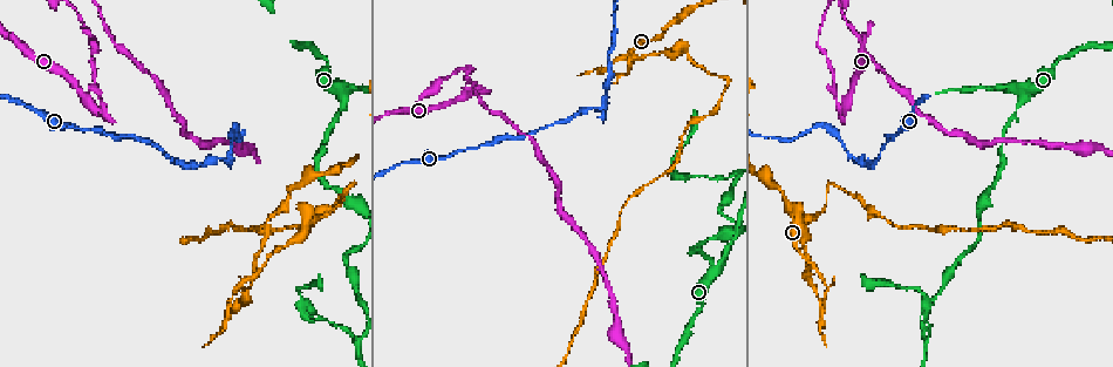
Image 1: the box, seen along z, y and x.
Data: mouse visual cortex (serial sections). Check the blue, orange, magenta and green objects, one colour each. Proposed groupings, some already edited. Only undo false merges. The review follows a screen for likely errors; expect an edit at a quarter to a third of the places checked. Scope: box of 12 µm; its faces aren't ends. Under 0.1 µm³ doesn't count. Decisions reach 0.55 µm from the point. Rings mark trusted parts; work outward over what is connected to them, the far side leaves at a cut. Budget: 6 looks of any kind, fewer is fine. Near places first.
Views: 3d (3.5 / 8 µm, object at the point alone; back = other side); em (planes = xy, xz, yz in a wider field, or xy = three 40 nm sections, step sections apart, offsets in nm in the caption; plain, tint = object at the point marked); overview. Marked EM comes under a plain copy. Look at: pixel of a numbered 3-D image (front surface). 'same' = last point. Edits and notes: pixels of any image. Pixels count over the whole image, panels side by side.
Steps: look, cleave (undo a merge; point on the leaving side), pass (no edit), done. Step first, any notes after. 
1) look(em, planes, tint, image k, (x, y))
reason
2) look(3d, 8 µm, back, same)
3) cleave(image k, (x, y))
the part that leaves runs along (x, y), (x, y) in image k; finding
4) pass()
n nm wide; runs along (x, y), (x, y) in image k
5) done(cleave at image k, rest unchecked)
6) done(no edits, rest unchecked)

look(3d, 3.5 µm, image 1, (237, 302))
abrupt turn

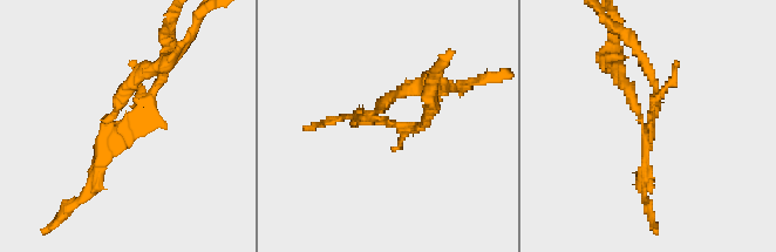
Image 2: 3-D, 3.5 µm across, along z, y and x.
look(em, xy, step 2, tint, image 2, (377, 114))

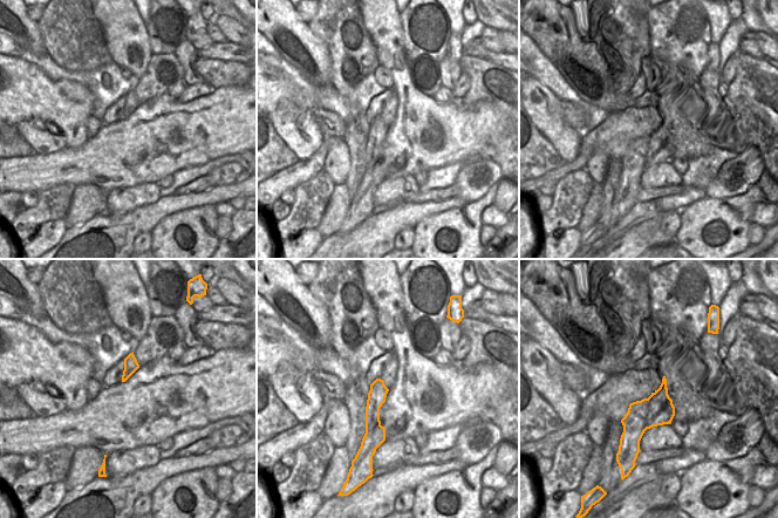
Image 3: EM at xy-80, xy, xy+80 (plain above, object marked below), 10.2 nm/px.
cleave(image 2, (645, 167))
the part that leaves runs along (651, 134), (645, 130), (612, 58) in image 2; a second cell is stuck on

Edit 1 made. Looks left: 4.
look(overview)
see it whole again

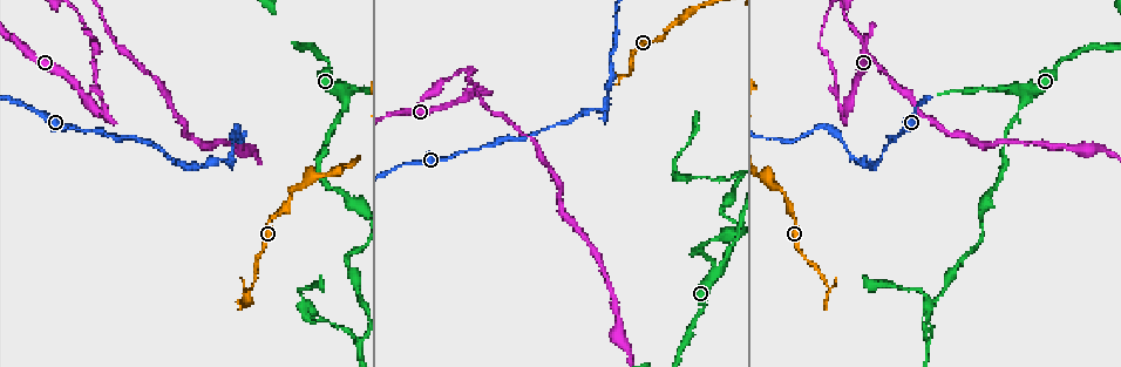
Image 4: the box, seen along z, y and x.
look(3d, 8 µm, image 4, (599, 112))
sharp bend

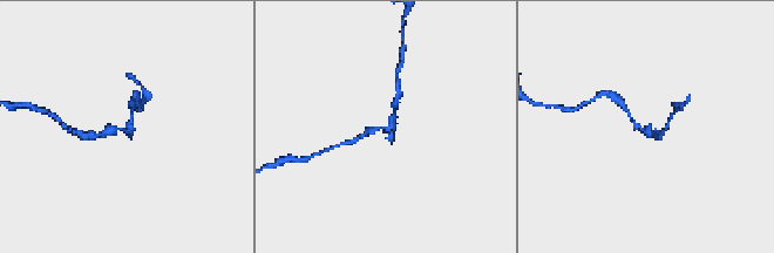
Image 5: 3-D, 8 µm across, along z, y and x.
look(em, xy, step 1, tint, image 5, (381, 127))
shape alone is not enough

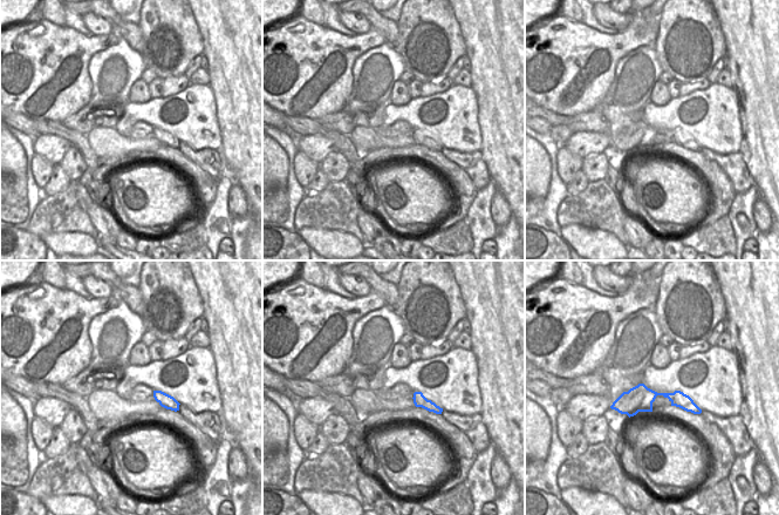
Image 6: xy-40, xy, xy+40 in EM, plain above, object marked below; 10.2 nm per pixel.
cleave(image 5, (134, 107))
the part that leaves runs along (115, 128), (130, 130), (133, 103) in image 5; a second cell is stuck on

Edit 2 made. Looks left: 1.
done(cleave at image 2, cleave at image 5, rest unchecked)

